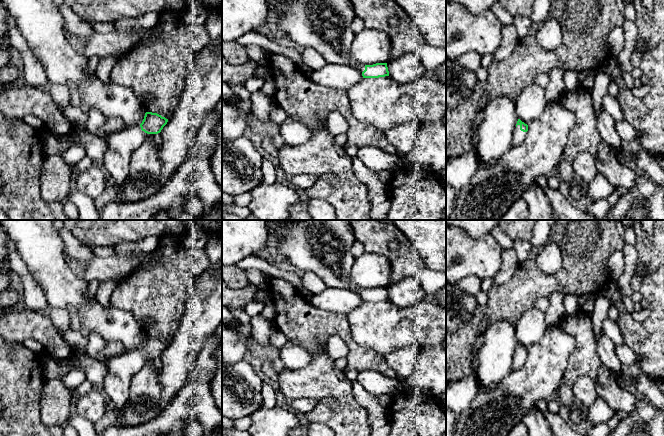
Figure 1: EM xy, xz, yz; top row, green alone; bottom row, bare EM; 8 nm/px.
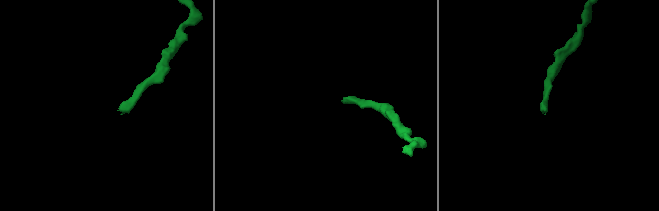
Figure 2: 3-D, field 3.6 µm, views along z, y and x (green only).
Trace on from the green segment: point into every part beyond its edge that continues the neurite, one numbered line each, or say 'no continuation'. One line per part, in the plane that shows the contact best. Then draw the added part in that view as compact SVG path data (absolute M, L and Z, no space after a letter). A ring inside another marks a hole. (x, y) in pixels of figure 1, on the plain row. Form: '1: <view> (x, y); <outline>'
1: yz (518, 360); M517 349L513 355L513 364L512 364L511 372L521 368L526 360L527 360L527 356L521 355L520 349Z

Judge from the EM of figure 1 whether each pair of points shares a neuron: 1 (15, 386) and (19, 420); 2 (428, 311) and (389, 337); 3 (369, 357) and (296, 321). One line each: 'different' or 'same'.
1: same
2: same
3: same

